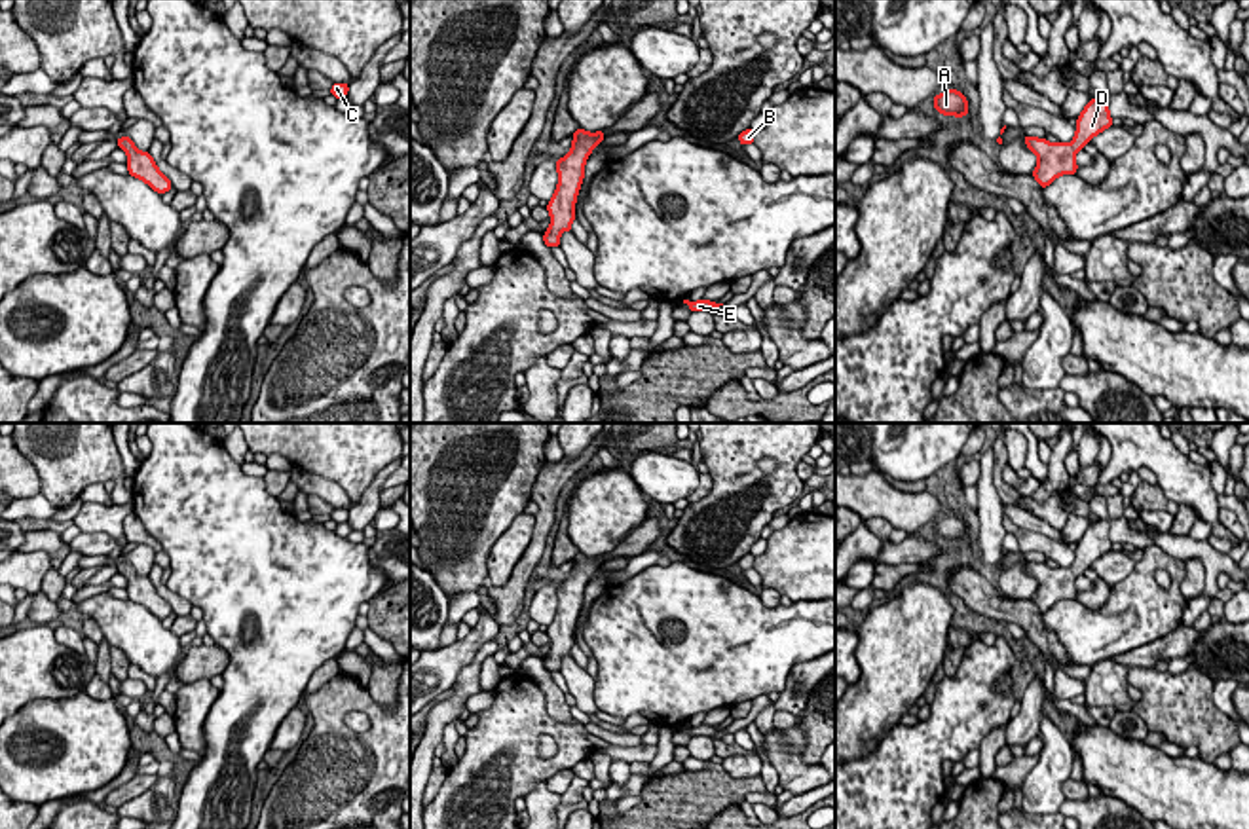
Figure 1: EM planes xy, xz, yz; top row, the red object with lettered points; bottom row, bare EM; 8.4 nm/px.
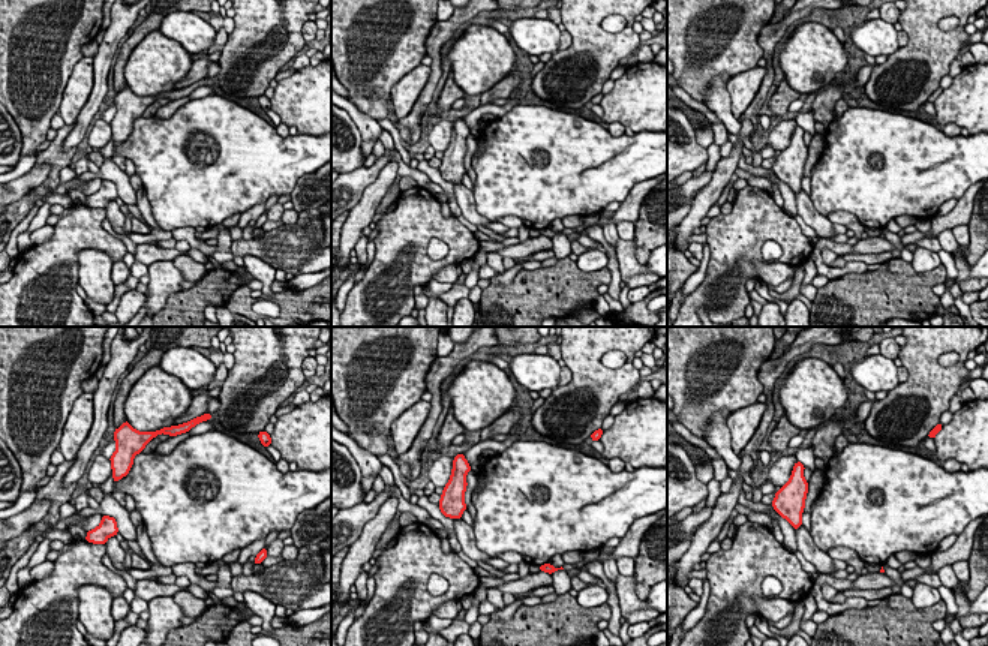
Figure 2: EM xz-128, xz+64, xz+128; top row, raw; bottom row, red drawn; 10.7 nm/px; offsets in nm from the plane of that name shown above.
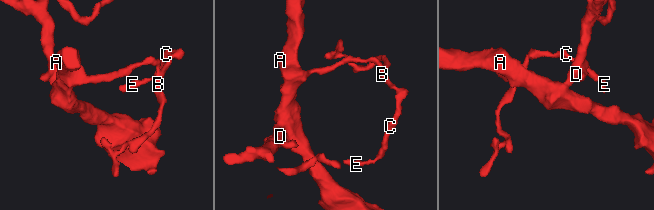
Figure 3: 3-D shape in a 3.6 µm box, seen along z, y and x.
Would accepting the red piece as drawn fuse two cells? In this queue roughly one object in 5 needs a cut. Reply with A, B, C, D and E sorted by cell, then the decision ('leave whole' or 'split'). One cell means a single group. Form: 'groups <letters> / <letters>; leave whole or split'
groups A B C D E; leave whole

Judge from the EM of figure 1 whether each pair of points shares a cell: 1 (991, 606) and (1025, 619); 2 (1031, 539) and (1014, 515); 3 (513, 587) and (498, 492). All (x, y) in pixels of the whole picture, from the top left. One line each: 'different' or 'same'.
1: same
2: different
3: different

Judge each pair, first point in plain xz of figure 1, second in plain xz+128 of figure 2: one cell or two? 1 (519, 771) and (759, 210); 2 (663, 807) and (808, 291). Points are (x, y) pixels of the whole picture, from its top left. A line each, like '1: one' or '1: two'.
1: one
2: two

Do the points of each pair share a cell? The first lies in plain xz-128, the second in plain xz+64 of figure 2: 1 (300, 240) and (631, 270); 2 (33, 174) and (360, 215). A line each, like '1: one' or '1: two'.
1: one
2: two

